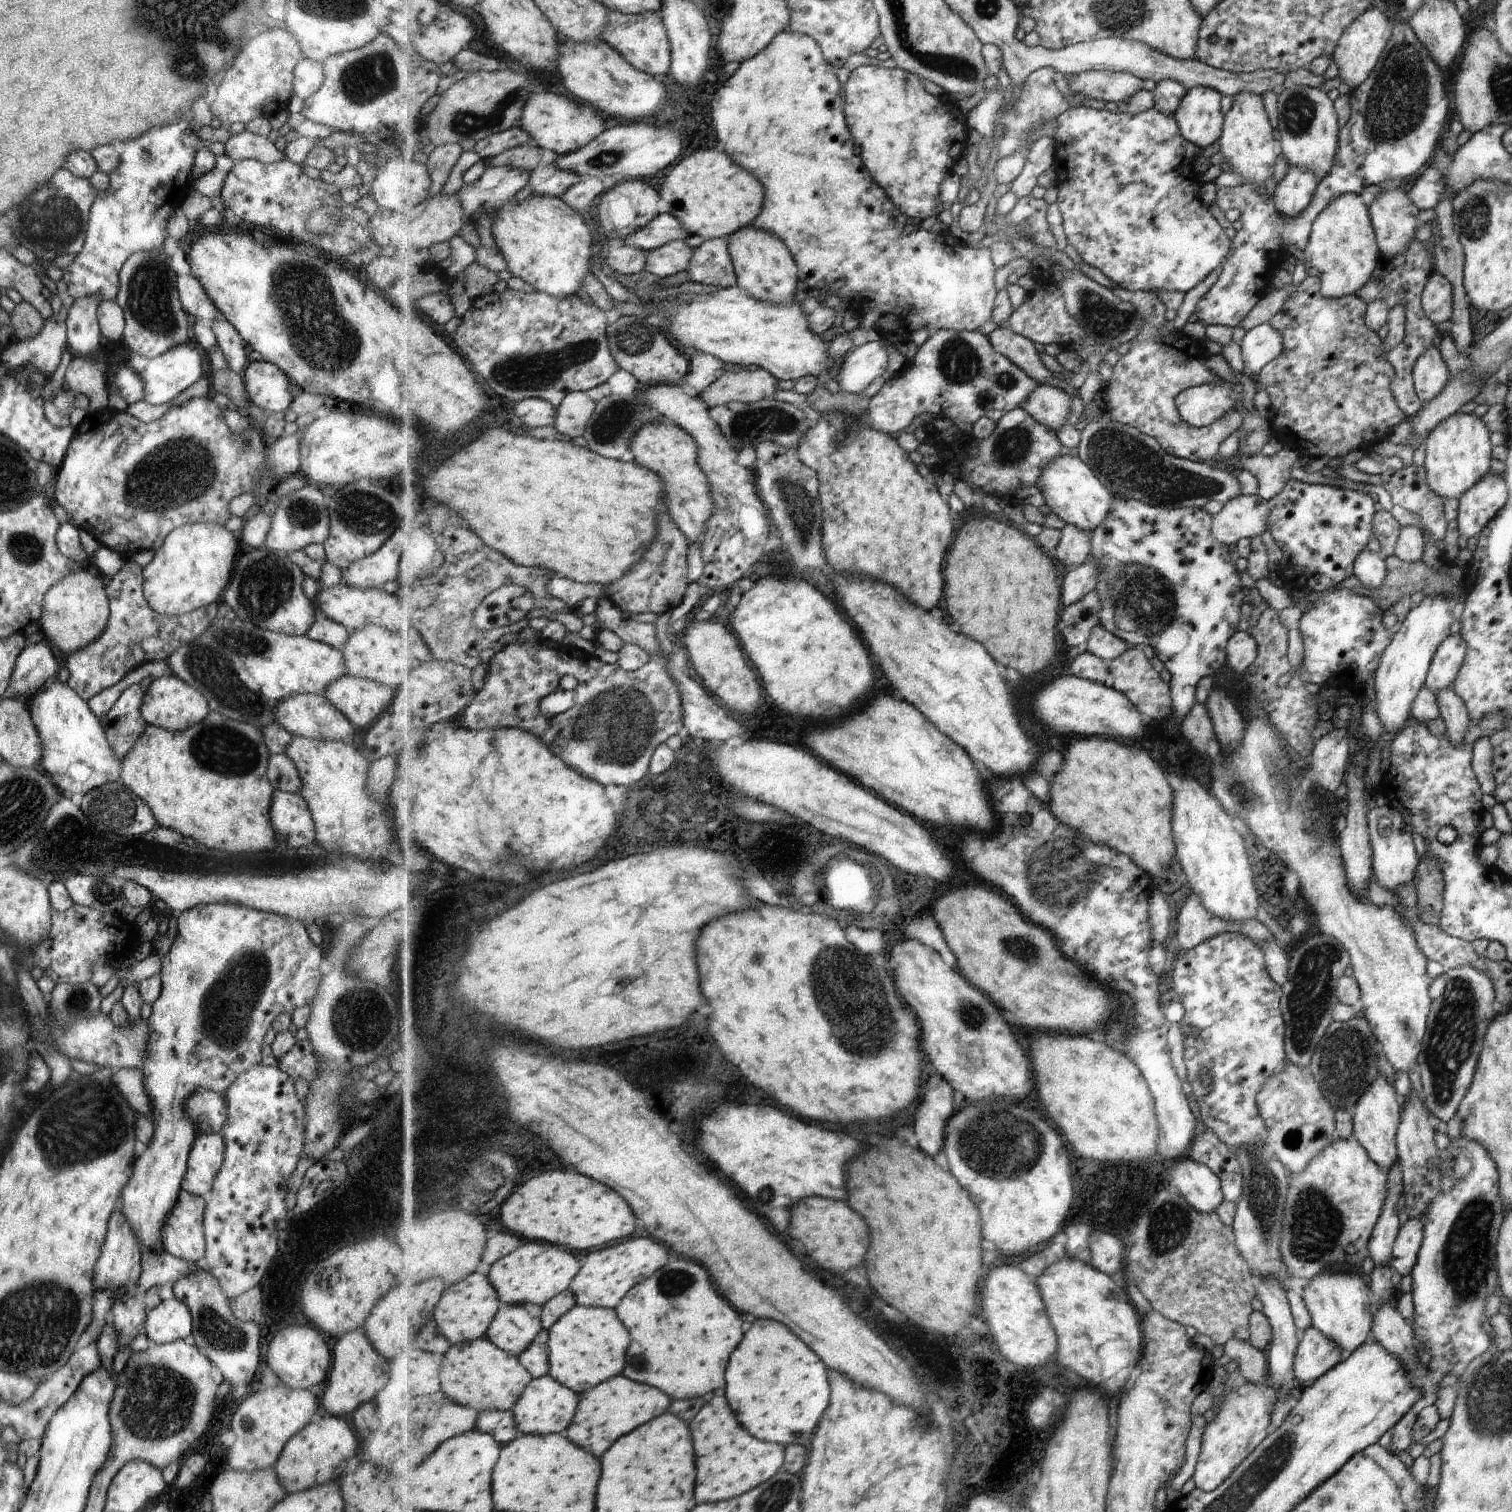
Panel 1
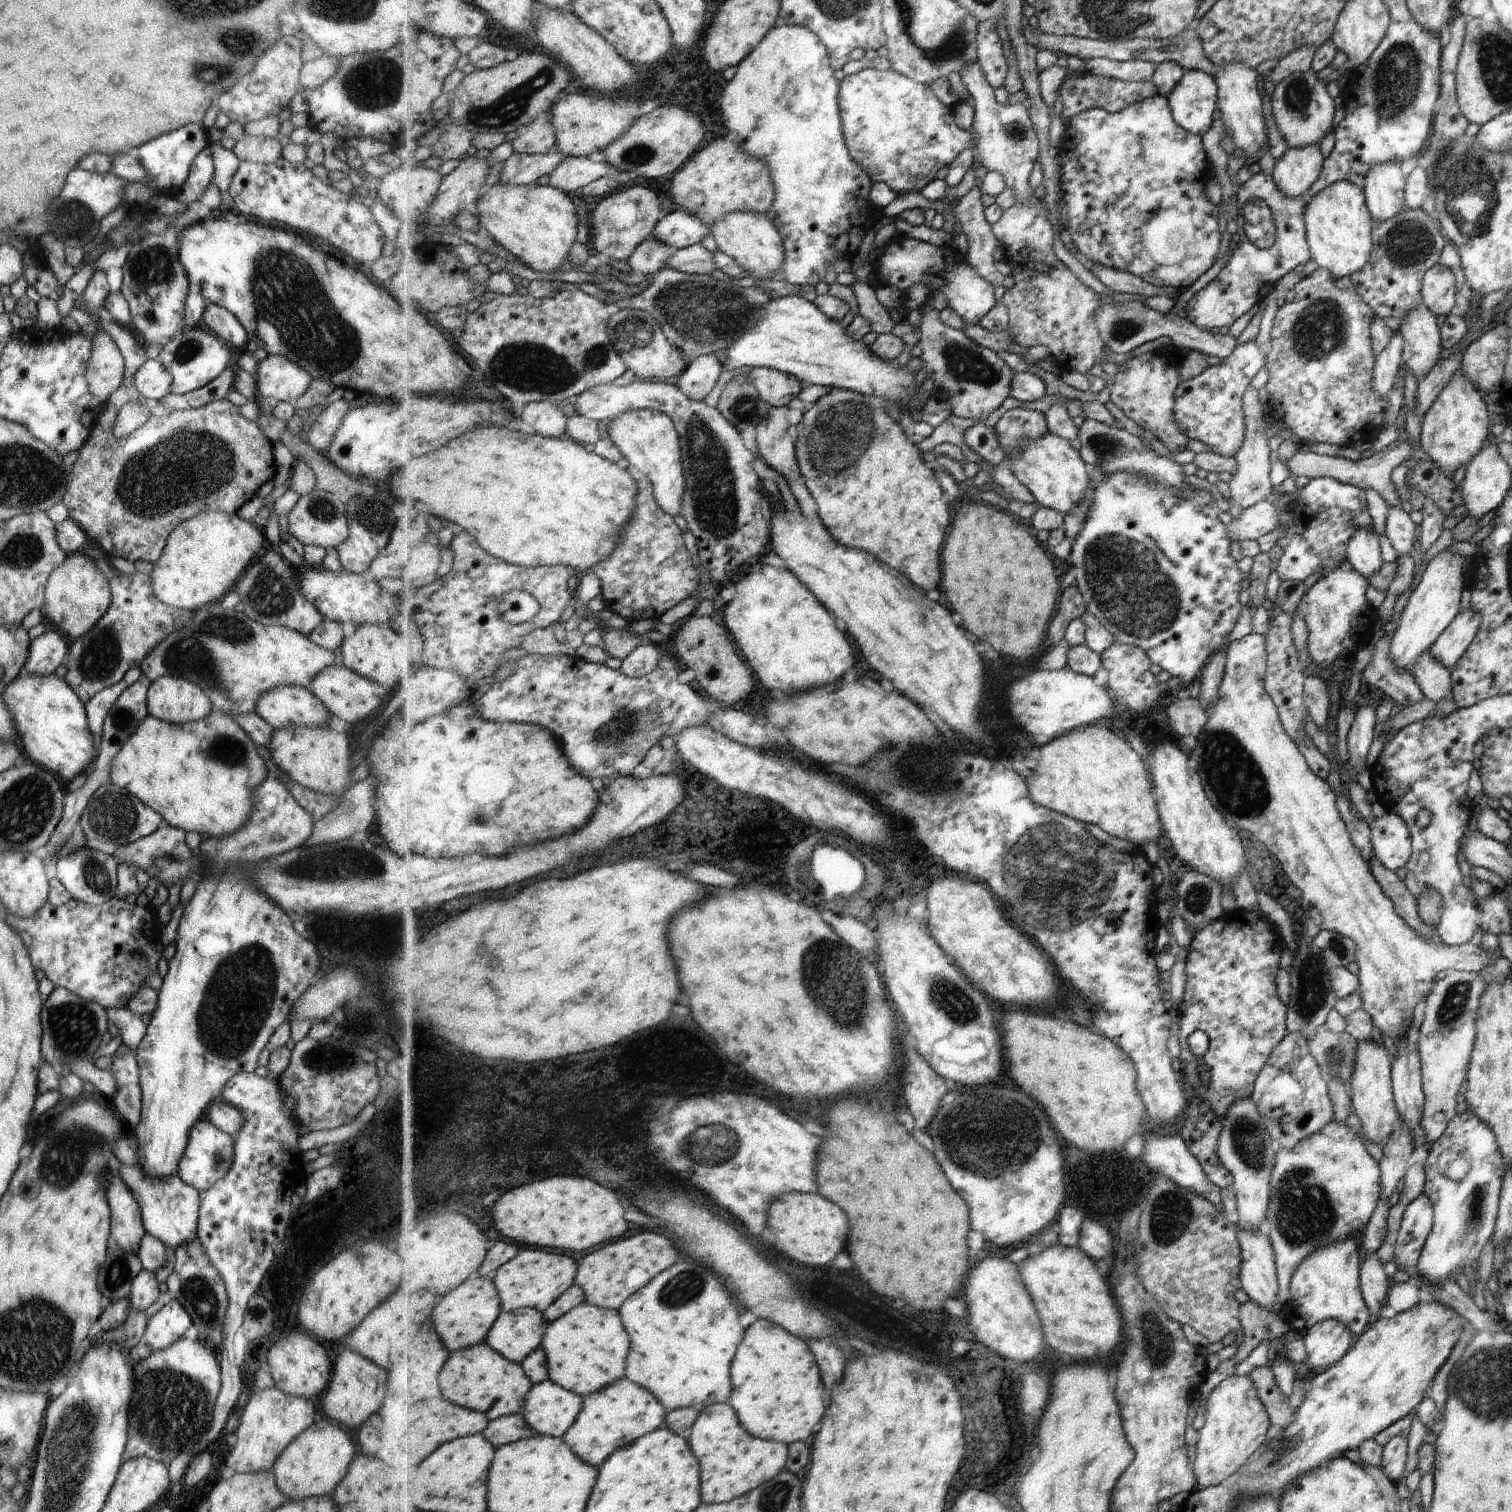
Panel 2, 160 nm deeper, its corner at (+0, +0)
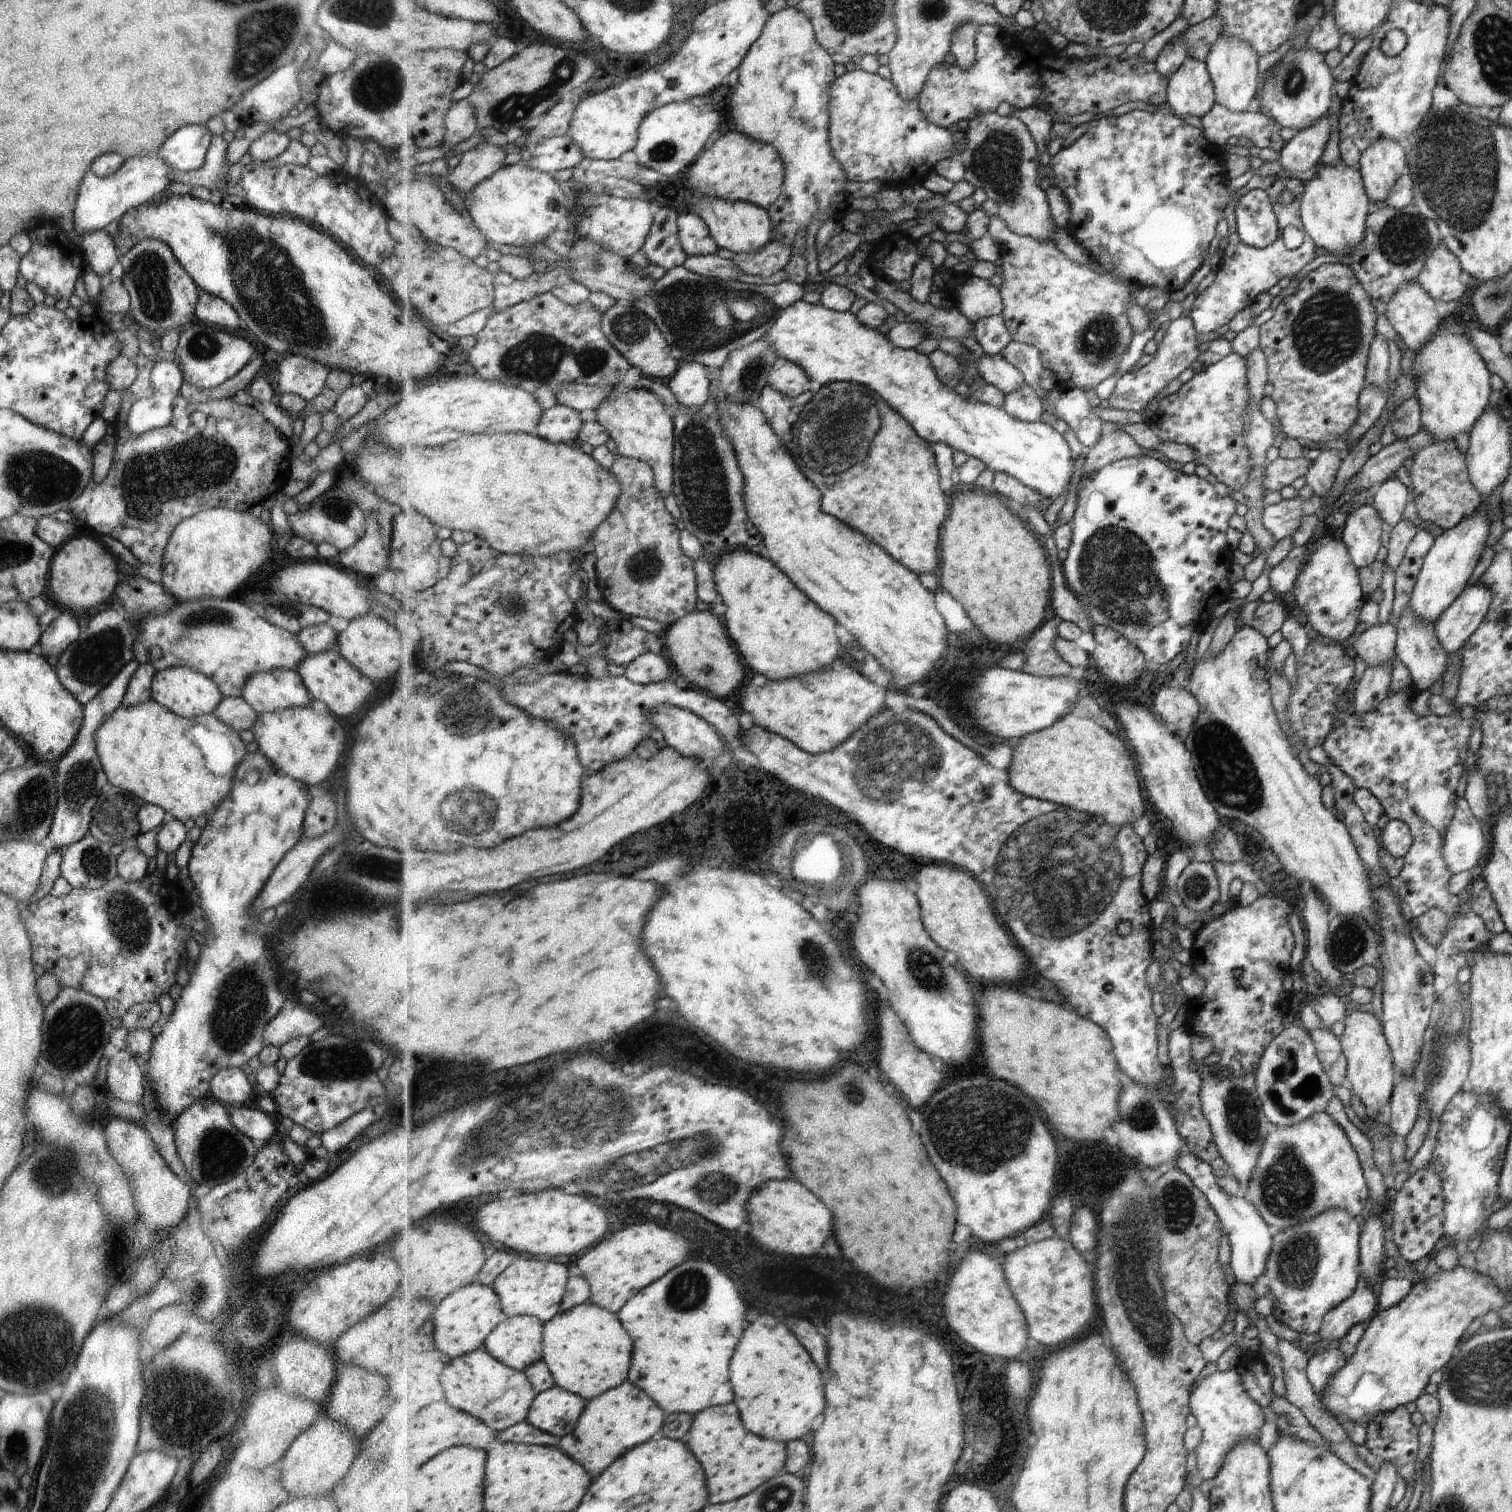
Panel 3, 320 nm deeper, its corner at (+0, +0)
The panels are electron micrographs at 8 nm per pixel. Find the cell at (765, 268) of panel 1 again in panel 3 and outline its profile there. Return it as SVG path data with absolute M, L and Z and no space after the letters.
M696 197L700 202L700 216L709 224L713 237L722 248L736 253L755 253L762 251L766 244L772 242L773 217L769 209L746 201L729 201L724 197Z

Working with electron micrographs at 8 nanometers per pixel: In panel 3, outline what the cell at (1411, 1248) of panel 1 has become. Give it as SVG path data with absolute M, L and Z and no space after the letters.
M1426 1163L1426 1166L1408 1175L1401 1190L1392 1193L1389 1207L1395 1212L1391 1225L1392 1240L1400 1256L1412 1263L1432 1253L1436 1242L1443 1236L1445 1196L1441 1178L1432 1163Z

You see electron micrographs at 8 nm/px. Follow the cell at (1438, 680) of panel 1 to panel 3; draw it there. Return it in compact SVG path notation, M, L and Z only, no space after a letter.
M1480 580L1466 585L1454 602L1437 618L1435 631L1445 652L1455 653L1466 644L1488 612L1492 593Z

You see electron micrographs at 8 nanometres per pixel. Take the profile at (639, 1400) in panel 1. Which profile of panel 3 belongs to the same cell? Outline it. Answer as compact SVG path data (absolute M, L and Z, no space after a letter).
M630 1380L588 1403L576 1432L564 1437L559 1448L582 1463L593 1478L604 1475L624 1454L661 1436L668 1415L653 1396Z

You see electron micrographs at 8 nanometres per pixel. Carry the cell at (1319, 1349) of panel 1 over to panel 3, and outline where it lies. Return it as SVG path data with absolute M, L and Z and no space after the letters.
M1360 1278L1352 1295L1326 1312L1318 1332L1325 1341L1339 1340L1355 1325L1370 1320L1376 1308L1371 1284Z

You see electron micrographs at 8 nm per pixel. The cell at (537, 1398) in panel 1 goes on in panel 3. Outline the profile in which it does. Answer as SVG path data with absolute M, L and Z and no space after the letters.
M556 1386L538 1395L527 1421L563 1439L576 1432L588 1406L583 1396Z

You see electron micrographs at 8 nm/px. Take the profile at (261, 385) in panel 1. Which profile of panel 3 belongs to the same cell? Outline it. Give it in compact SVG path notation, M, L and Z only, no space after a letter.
M298 355L284 358L284 360L278 364L278 368L272 370L272 372L268 372L264 378L272 384L272 388L275 390L277 396L281 396L284 393L292 393L310 402L323 391L329 372L330 368L320 361Z

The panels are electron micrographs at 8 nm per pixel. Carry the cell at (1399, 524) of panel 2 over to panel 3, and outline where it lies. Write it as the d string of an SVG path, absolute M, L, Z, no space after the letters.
M1403 476L1388 479L1374 493L1371 504L1386 522L1387 529L1394 527L1402 519L1402 512L1411 500L1409 486Z

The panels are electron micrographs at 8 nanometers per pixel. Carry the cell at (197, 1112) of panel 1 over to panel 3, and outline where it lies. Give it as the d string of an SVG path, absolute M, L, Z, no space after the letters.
M242 1105L241 1108L227 1106L230 1122L255 1143L262 1144L272 1138L277 1126L269 1113Z

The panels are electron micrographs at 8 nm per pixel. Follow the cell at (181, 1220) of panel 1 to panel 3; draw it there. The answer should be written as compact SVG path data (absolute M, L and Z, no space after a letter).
M117 1117L110 1120L103 1129L109 1149L116 1160L124 1166L133 1186L135 1207L140 1217L146 1218L147 1224L158 1229L176 1227L189 1211L189 1200L195 1185L180 1180L170 1170L166 1160L160 1155L157 1144L152 1141L150 1133L144 1128L142 1122Z

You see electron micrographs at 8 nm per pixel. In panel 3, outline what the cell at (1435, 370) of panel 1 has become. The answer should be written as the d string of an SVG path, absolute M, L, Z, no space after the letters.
M1417 280L1401 284L1397 291L1394 291L1392 298L1387 302L1386 316L1392 328L1396 330L1401 345L1414 352L1434 334L1435 328L1442 320L1436 312L1436 302Z

